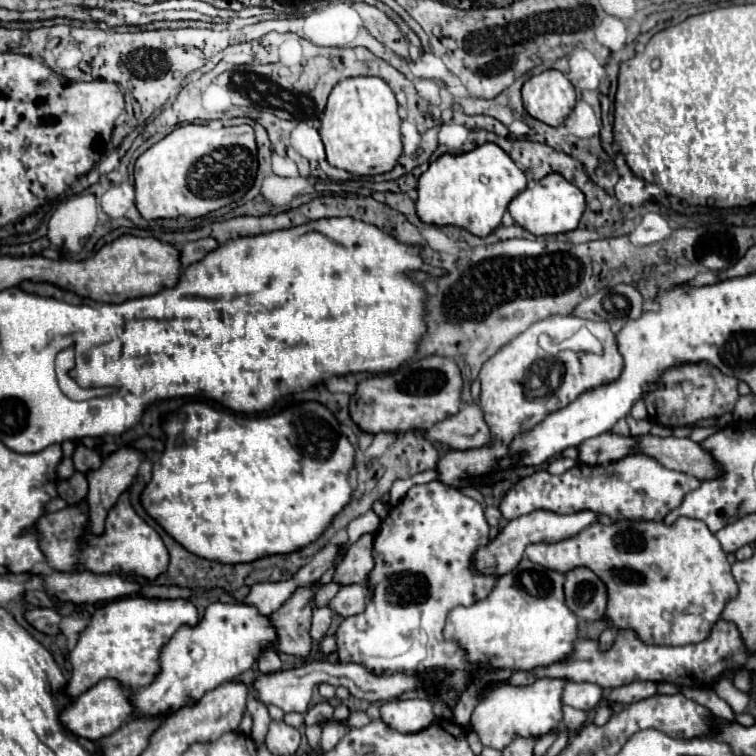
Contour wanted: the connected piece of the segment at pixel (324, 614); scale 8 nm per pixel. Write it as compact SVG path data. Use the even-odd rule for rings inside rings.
M326 605L326 607L318 607L314 609L314 617L312 617L312 629L310 629L310 635L312 639L322 639L330 627L330 621L332 621L332 615L334 611Z

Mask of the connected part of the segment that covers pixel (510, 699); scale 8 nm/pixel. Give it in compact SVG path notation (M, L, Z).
M536 679L530 687L498 687L472 713L472 729L482 745L504 749L514 735L542 737L558 727L562 719L562 687L564 679Z

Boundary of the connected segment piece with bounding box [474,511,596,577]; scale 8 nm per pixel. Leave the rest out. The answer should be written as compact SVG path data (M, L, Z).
M532 511L528 515L516 517L508 521L506 527L494 539L490 539L490 543L486 543L486 547L478 547L478 551L474 553L474 571L486 577L506 575L520 563L524 549L530 543L558 543L562 539L574 537L576 533L580 533L584 527L588 527L594 521L596 521L596 513L592 511L578 511L572 515L558 515L552 511Z

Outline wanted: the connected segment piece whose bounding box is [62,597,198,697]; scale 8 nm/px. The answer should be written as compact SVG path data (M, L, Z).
M124 597L96 609L88 627L80 633L76 647L68 653L72 671L62 693L66 697L78 697L102 679L122 679L130 691L150 685L158 673L160 647L178 631L180 625L196 623L198 611L186 599Z

